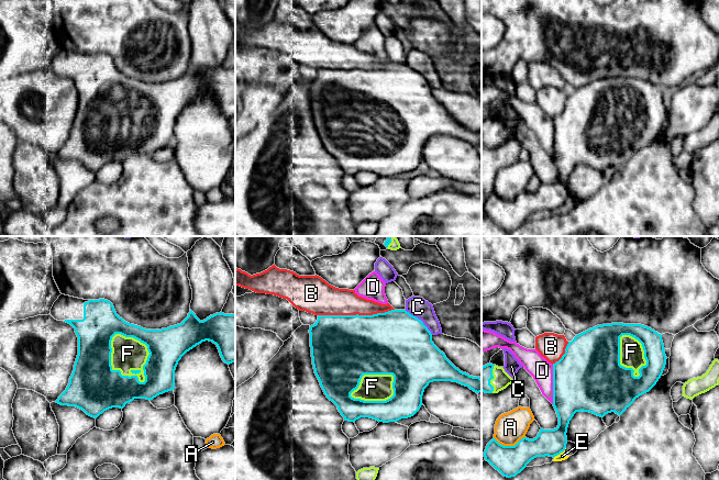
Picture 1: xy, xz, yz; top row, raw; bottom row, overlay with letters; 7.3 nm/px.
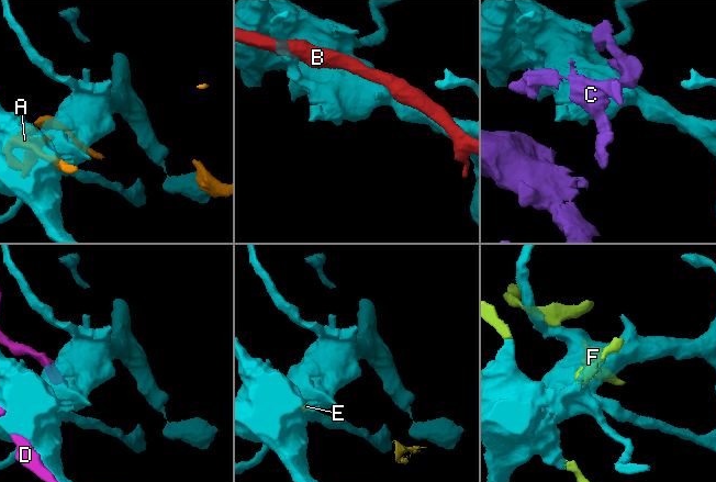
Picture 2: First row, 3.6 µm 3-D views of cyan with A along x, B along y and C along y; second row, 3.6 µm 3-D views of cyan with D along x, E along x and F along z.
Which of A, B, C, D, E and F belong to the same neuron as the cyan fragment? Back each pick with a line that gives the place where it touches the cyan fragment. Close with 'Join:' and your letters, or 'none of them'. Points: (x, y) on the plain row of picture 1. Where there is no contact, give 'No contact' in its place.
F: Touches cyan at xy (111, 121)
Join: F

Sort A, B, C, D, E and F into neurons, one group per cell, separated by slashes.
A / B / C / D / E / F

